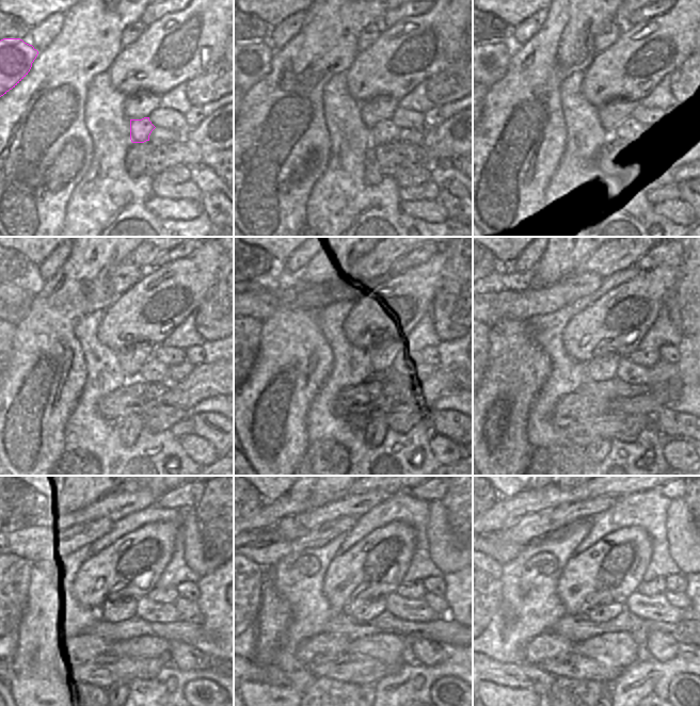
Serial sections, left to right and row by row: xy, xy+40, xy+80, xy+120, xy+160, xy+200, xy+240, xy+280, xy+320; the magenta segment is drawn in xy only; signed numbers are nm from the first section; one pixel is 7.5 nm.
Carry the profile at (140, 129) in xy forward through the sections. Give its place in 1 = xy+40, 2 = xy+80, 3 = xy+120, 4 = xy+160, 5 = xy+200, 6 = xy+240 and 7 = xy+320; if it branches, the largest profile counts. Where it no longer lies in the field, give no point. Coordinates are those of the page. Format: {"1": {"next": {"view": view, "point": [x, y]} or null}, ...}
{"1": {"next": {"view": "xy+40", "point": [385, 131]}}, "2": {"next": {"view": "xy+80", "point": [629, 130]}}, "3": {"next": {"view": "xy+120", "point": [154, 370]}}, "4": {"next": {"view": "xy+160", "point": [397, 371]}}, "5": {"next": {"view": "xy+200", "point": [626, 370]}}, "6": {"next": {"view": "xy+240", "point": [148, 609]}}, "7": {"next": {"view": "xy+320", "point": [657, 608]}}}

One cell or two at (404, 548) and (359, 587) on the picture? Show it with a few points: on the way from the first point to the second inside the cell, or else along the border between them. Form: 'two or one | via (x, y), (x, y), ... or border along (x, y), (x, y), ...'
one | via (393, 552), (370, 575)

